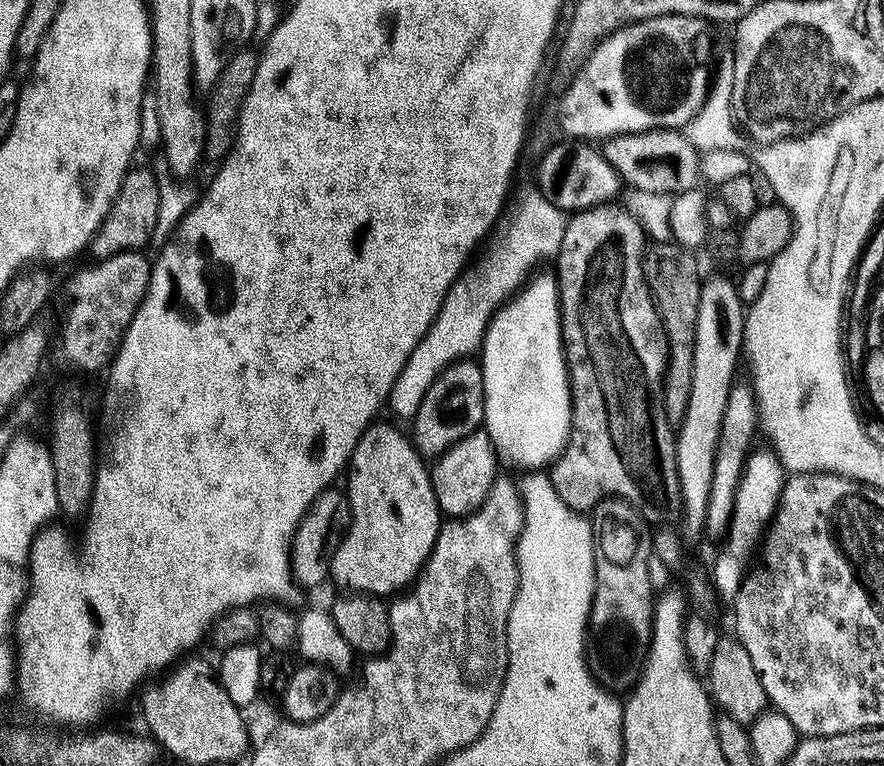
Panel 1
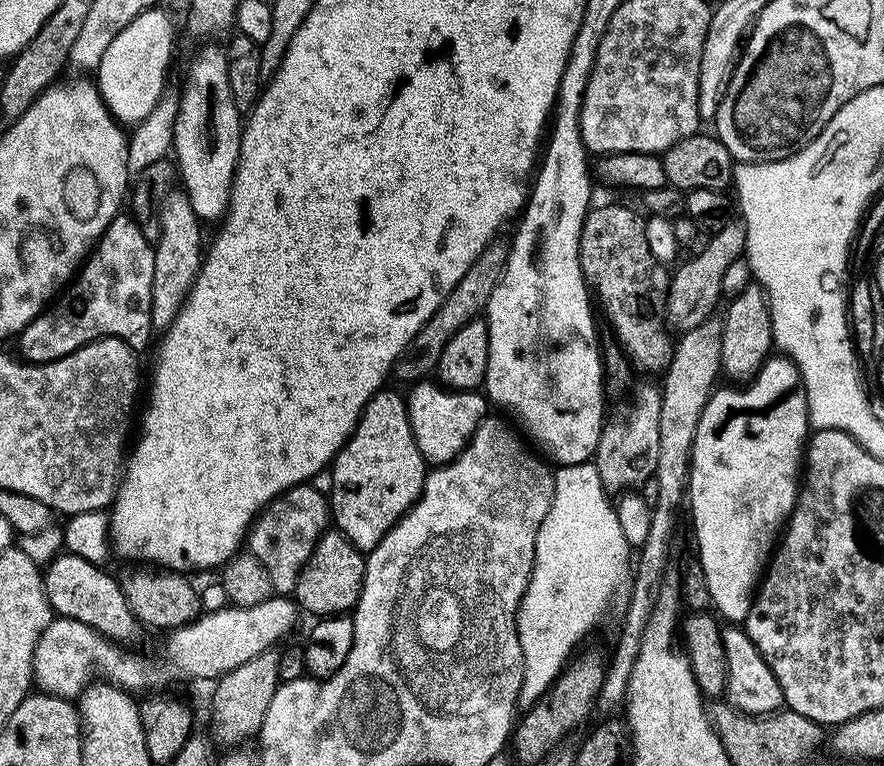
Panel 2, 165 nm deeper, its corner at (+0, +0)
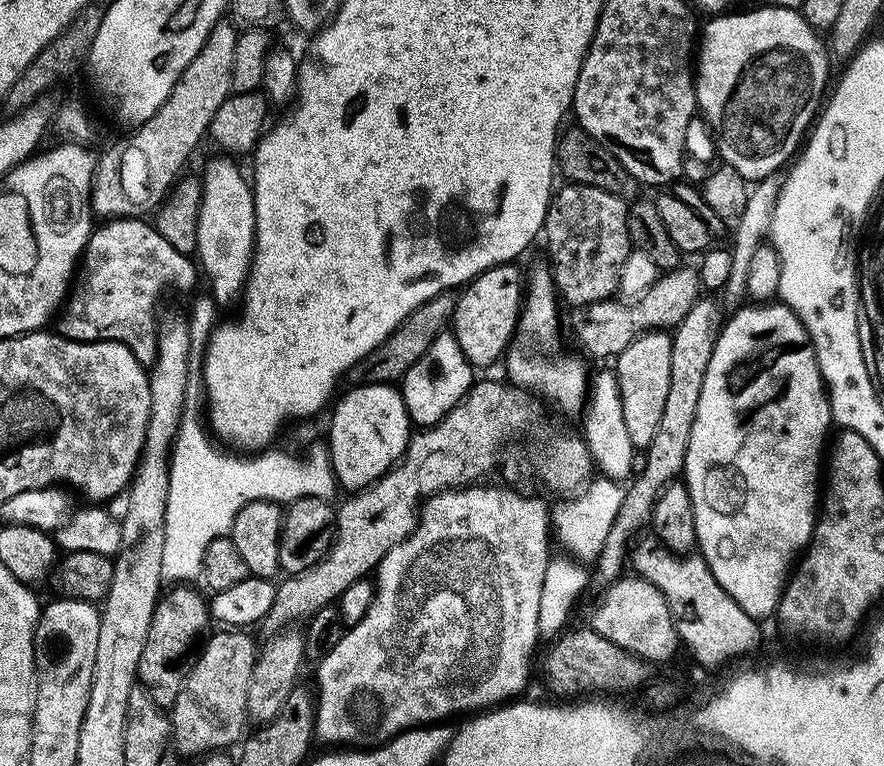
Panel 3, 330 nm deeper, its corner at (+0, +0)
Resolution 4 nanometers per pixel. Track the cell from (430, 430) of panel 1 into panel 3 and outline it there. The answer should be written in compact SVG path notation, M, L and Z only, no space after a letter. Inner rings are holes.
M515 263L495 264L485 272L479 272L476 277L463 285L462 291L456 296L456 309L452 311L450 331L455 336L458 346L462 346L462 354L472 364L473 369L488 368L496 359L503 357L508 351L508 346L515 336L520 323L520 310L526 295L526 276L516 269Z

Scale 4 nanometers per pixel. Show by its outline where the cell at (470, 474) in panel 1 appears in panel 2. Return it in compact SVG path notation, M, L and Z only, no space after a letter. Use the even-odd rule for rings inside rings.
M428 378L413 383L409 388L412 389L406 392L406 403L410 426L418 450L425 458L431 458L435 454L436 448L441 447L439 459L450 462L468 443L472 433L476 430L477 424L485 415L485 401L483 399L481 399L482 401L476 400L471 404L468 401L469 393L467 391L446 388L443 384L433 382Z

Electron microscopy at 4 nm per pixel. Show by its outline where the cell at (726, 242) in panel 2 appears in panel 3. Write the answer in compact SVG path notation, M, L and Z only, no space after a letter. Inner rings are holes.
M681 266L665 271L641 297L631 302L609 298L575 309L571 314L572 324L576 327L576 340L592 356L619 357L621 352L630 347L632 341L644 333L675 329L701 296L701 280L695 267Z

